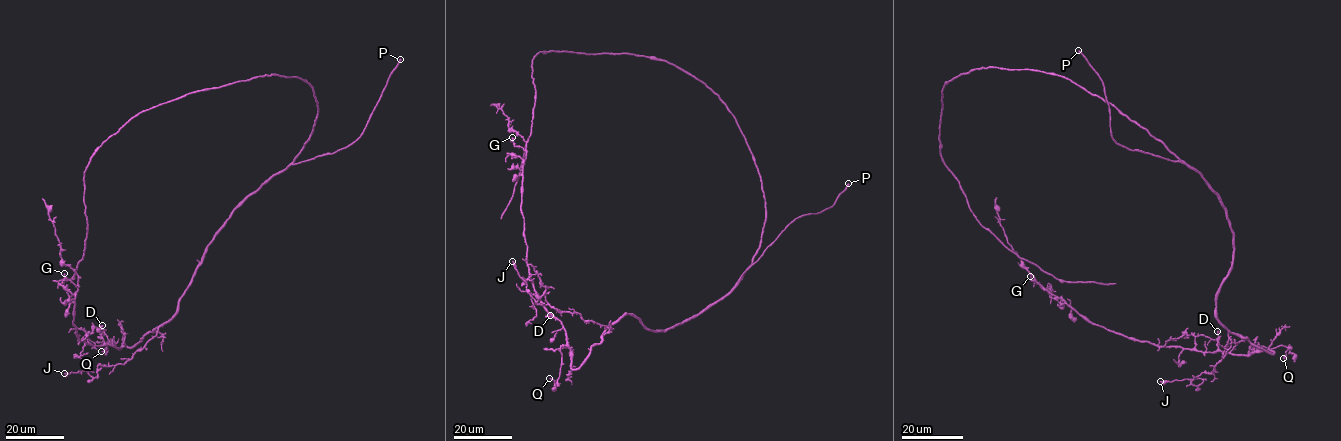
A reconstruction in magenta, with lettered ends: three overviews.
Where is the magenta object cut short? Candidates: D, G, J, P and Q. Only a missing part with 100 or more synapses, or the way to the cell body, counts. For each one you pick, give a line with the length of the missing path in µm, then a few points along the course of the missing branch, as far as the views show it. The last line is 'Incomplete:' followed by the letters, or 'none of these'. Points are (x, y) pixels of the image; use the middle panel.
D: 60 µm | (550, 315), (555, 313), (568, 330), (584, 328), (606, 335), (611, 340), (611, 347), (619, 348), (616, 351)
P: 30 µm | (848, 183), (855, 175), (859, 149), (867, 139), (868, 117)
Incomplete: D, P

